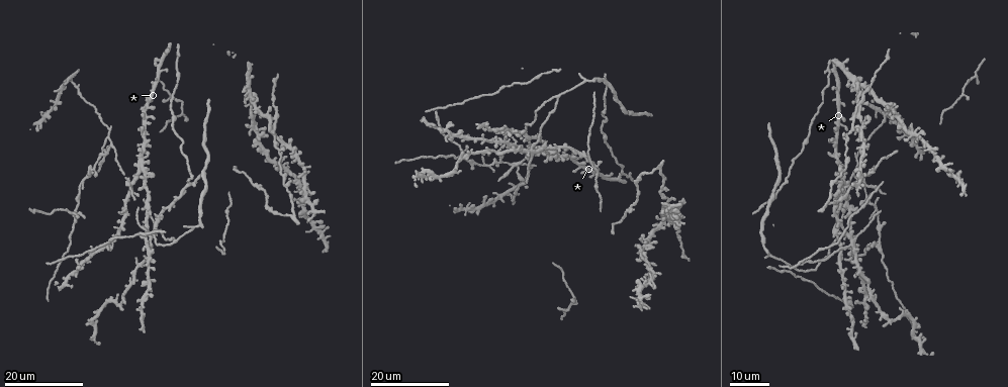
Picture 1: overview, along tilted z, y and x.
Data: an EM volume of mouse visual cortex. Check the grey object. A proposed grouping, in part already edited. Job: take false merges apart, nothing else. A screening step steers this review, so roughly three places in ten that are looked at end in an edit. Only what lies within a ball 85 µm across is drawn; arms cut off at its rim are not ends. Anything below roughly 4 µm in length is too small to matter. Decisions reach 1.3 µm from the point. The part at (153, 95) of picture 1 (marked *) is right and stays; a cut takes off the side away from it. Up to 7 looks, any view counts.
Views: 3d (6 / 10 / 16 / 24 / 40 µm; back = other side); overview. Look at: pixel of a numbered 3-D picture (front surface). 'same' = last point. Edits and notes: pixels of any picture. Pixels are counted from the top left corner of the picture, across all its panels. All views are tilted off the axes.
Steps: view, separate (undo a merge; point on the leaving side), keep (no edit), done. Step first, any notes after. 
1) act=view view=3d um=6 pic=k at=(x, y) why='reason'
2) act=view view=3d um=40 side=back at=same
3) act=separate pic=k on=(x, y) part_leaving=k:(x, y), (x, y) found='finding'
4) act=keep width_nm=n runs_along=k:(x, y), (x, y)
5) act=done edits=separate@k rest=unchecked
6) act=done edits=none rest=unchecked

act=view view=3d um=16 pic=1 at=(847, 208) why='thin arm on a thick one'

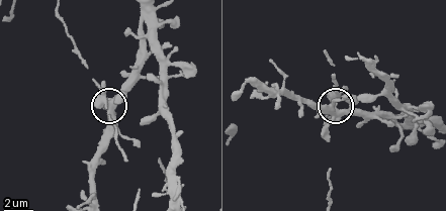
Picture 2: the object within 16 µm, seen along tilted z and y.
act=view view=3d um=6 at=same

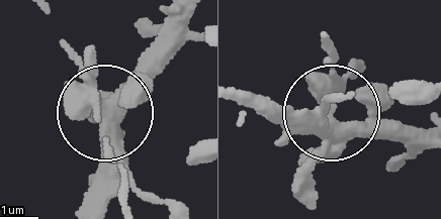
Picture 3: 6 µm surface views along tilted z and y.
act=keep width_nm=420 found='all the same neuron'

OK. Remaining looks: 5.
act=view view=3d um=24 pic=1 at=(448, 127) why='two arms at a narrow angle'

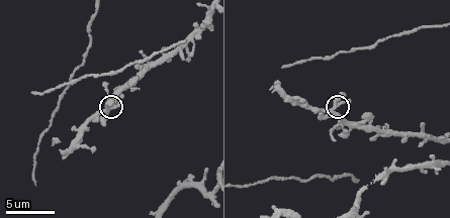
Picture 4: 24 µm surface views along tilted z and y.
act=view view=3d um=6 pic=4 at=(333, 107)

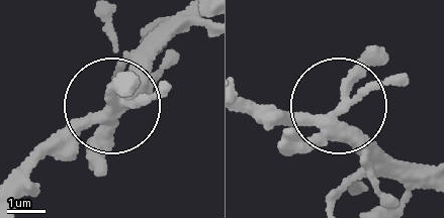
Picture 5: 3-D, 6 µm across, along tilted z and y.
act=keep side_arm_um=9 runs_along=5:(429, 171), (380, 150), (339, 114), (288, 119), (251, 109) found='all the same neuron'

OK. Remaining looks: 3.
act=view view=3d um=16 pic=1 at=(557, 100) why='a fork'

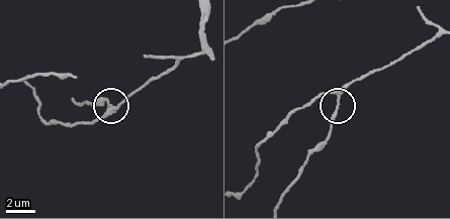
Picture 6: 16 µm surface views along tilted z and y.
act=view view=3d um=6 pic=6 at=(340, 99)

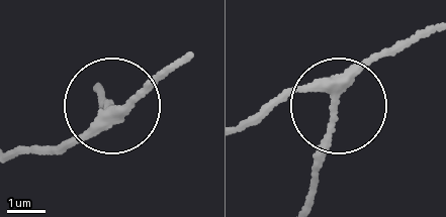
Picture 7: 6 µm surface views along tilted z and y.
act=keep width_nm=230 found='continuous, no second neuron'

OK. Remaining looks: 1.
act=done edits=none rest=unchecked

